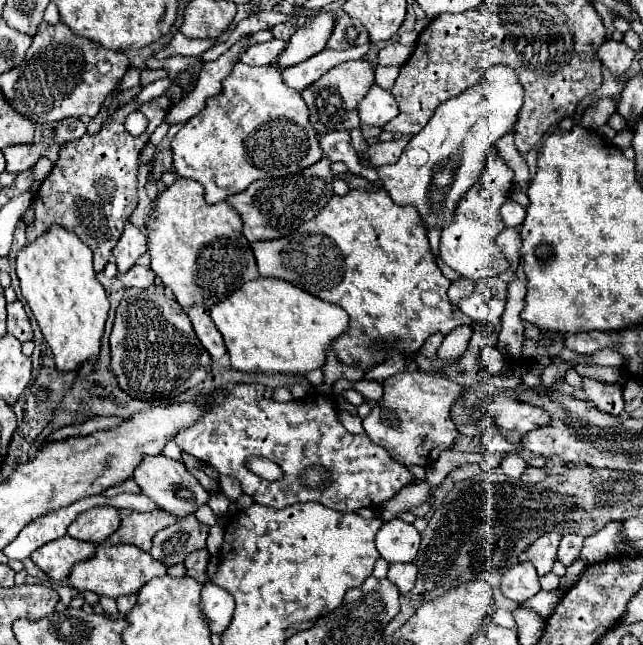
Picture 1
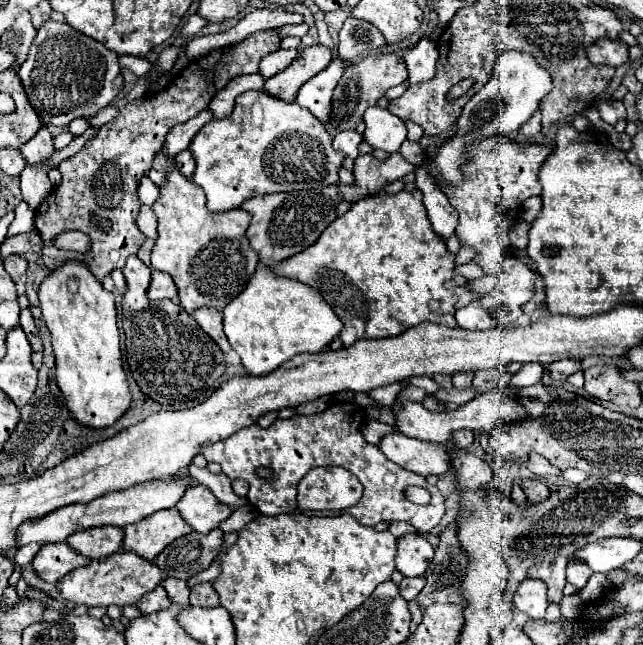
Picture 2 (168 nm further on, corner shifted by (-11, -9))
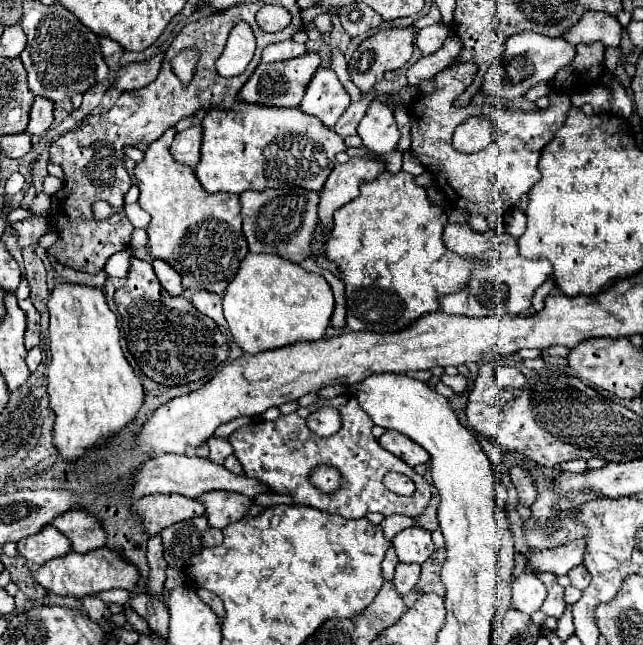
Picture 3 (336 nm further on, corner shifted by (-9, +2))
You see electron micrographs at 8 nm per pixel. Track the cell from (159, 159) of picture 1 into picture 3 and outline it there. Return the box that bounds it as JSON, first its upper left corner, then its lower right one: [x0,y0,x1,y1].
[172,126,202,168]

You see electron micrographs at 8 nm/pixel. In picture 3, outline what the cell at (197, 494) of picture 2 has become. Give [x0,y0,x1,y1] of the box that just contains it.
[198,490,254,528]

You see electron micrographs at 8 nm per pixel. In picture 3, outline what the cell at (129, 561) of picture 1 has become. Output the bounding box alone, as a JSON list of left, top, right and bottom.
[32,546,140,598]

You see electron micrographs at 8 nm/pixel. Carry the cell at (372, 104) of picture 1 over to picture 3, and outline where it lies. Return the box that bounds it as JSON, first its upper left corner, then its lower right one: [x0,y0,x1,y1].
[358,102,400,156]

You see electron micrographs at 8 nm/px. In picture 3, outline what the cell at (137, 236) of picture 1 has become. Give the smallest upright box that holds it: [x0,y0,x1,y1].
[114,258,230,386]

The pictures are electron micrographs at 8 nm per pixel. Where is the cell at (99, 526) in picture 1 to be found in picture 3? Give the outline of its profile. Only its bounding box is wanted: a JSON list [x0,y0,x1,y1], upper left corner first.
[52,510,106,554]

